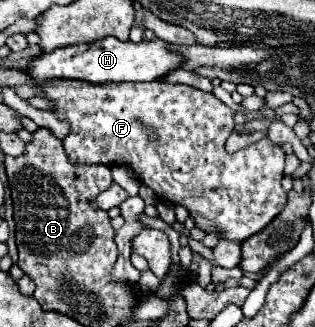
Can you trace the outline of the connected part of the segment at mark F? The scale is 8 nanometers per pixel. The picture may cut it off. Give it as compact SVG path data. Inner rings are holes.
M58 80L58 84L34 84L40 92L40 96L52 104L52 112L70 124L70 134L62 140L64 144L64 150L66 150L66 156L70 160L70 164L74 166L94 166L94 164L104 164L104 166L128 166L134 170L134 176L146 184L148 188L154 190L154 194L160 198L160 200L168 200L168 202L174 202L174 204L182 204L188 208L190 216L196 220L196 226L206 230L206 232L222 232L222 238L228 238L228 240L236 240L236 242L242 242L246 240L248 236L260 232L264 226L268 226L278 214L280 210L284 208L286 204L286 192L282 190L280 186L280 180L282 180L282 170L284 170L284 152L280 150L280 146L272 144L268 138L262 138L260 144L250 144L248 148L242 148L234 154L226 152L226 140L230 136L230 132L234 130L234 120L232 120L232 114L234 110L228 108L226 104L222 104L212 92L204 92L204 90L198 90L198 88L190 88L186 84L170 84L166 80L156 80L152 82L112 82L104 84L78 84L78 80Z

